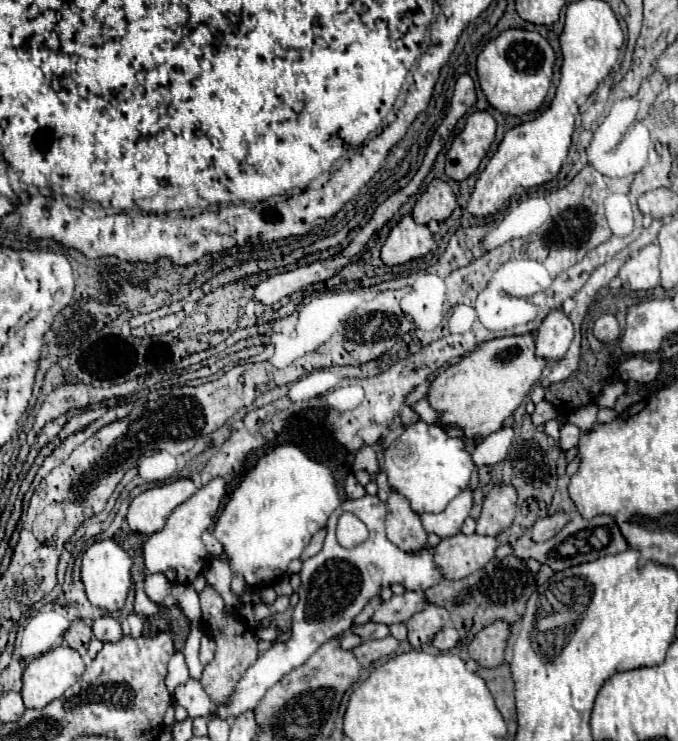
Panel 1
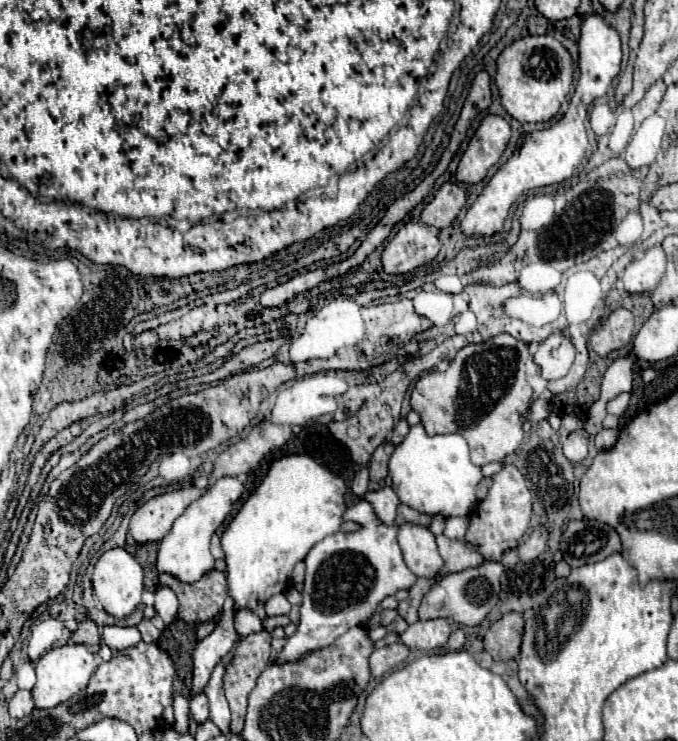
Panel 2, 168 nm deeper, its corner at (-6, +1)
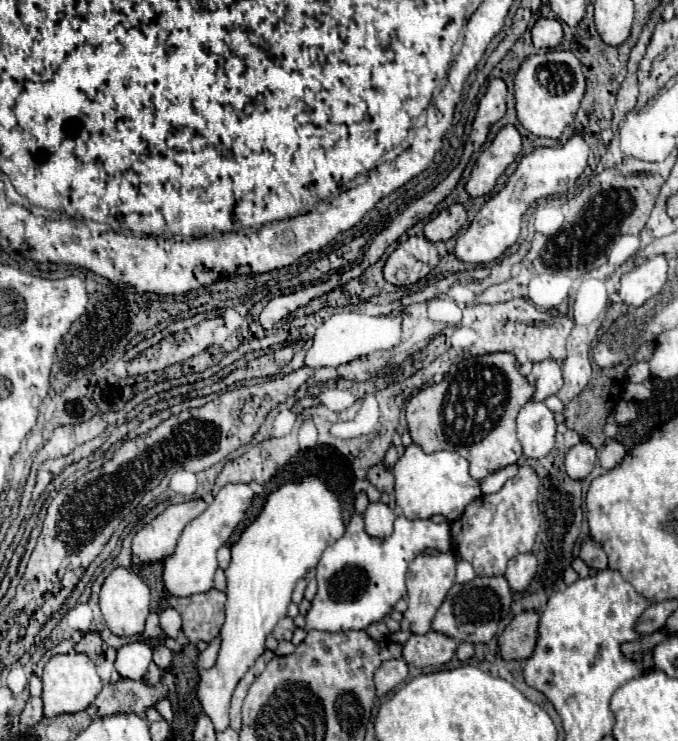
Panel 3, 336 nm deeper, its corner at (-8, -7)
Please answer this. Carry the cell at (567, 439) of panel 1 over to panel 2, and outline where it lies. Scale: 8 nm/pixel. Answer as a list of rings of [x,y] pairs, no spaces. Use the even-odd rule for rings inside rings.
[[[576,430],[572,432],[566,442],[564,442],[564,456],[572,462],[572,464],[578,464],[582,462],[586,456],[588,456],[588,440],[590,440],[590,434],[586,430]]]

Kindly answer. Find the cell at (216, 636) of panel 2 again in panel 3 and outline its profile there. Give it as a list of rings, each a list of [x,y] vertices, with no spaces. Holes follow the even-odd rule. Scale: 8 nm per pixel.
[[[216,636],[216,638],[208,644],[208,648],[206,648],[204,652],[200,652],[200,656],[198,656],[198,668],[200,668],[200,670],[212,668],[212,666],[216,664],[218,650],[220,650],[220,636]]]

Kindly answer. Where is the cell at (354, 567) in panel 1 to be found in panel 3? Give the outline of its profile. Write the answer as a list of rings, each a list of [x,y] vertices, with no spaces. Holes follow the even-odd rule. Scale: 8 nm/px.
[[[354,514],[346,526],[346,534],[324,550],[316,566],[318,592],[312,600],[312,608],[306,614],[304,630],[322,630],[334,634],[364,630],[370,624],[380,622],[386,614],[390,614],[394,604],[406,596],[408,562],[426,548],[448,552],[450,546],[452,534],[446,522],[434,524],[432,520],[408,520],[398,516],[392,536],[372,538],[364,530],[362,514]]]

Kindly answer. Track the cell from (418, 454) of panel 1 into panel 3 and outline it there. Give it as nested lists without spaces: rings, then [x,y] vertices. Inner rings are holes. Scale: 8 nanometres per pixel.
[[[410,444],[394,466],[394,478],[396,478],[394,488],[396,506],[408,520],[432,518],[440,514],[448,522],[452,522],[460,518],[464,508],[482,494],[480,482],[468,474],[468,460],[452,450],[426,454],[418,444]]]

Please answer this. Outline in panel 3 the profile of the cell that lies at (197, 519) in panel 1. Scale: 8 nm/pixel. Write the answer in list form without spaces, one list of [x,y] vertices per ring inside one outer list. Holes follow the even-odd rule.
[[[226,484],[216,496],[214,502],[194,518],[180,534],[176,550],[164,558],[164,586],[174,596],[192,596],[208,592],[214,586],[214,572],[218,568],[216,550],[228,542],[246,510],[250,508],[254,492],[248,484]]]

